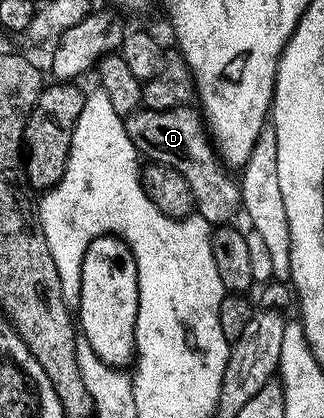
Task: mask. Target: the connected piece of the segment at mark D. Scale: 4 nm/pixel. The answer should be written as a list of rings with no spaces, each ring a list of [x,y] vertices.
[[[181,106],[171,110],[154,110],[139,107],[131,112],[124,121],[124,129],[128,131],[130,142],[137,153],[149,161],[165,164],[168,168],[178,170],[190,190],[194,194],[195,211],[206,222],[213,226],[228,226],[242,208],[242,184],[236,180],[231,171],[216,155],[210,129],[204,122],[204,117],[195,107]]]

